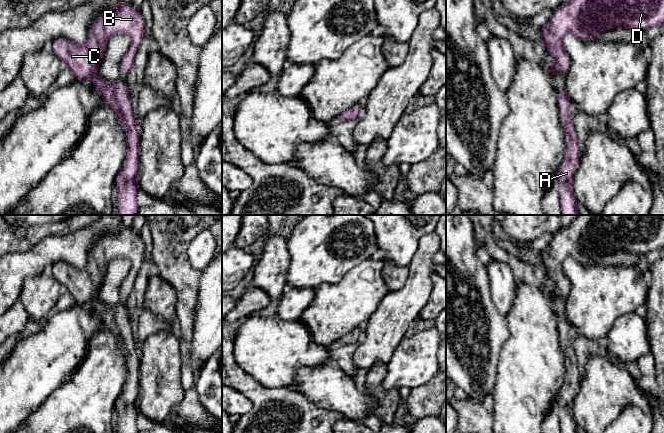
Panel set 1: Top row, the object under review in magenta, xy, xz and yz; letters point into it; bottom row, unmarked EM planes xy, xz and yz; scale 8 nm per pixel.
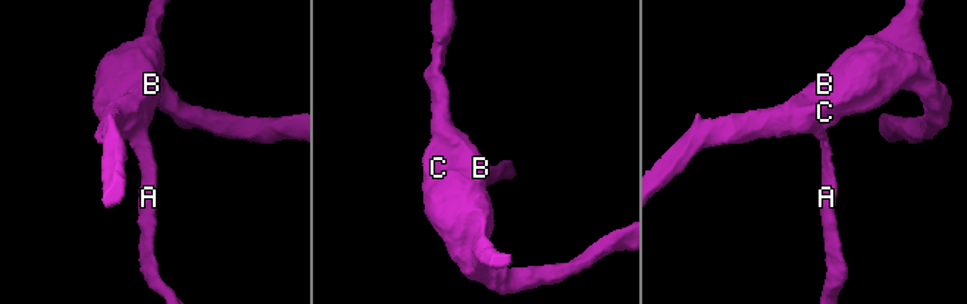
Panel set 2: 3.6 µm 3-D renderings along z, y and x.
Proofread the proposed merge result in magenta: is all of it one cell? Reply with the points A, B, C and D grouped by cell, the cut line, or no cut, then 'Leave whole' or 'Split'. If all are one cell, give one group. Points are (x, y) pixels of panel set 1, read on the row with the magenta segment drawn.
Groups: A B C D. No split. Leave whole

